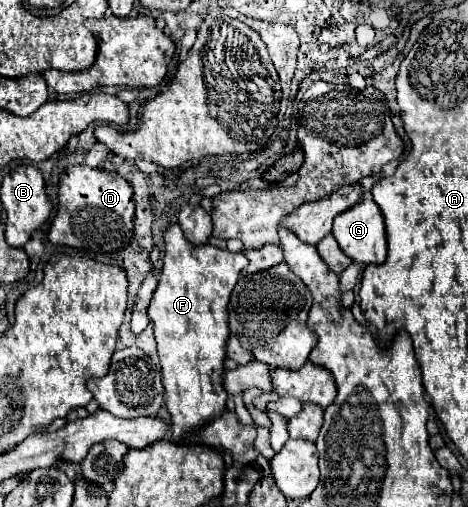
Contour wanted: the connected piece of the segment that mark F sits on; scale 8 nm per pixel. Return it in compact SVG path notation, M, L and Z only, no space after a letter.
M170 223L164 231L164 243L162 271L148 305L148 317L158 347L172 431L184 435L184 431L202 427L226 407L226 391L220 377L226 359L226 339L230 335L226 307L248 259L244 253L232 253L208 243L192 245L178 223Z

